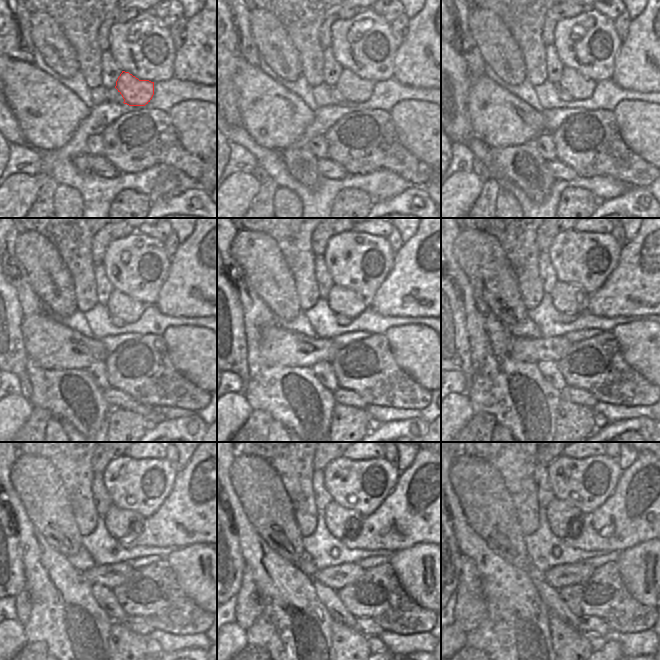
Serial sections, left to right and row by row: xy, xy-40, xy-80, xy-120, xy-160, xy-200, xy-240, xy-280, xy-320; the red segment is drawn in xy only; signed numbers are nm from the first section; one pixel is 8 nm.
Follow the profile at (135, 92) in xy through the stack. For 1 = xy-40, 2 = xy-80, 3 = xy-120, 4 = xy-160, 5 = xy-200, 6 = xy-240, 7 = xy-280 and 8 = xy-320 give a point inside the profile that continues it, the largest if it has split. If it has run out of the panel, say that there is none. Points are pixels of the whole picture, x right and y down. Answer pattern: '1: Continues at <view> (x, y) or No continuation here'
1: Continues at xy-40 (354, 88)
2: Continues at xy-80 (580, 88)
3: Continues at xy-120 (119, 304)
4: Continues at xy-160 (344, 301)
5: Continues at xy-200 (572, 300)
6: Continues at xy-240 (120, 523)
7: Continues at xy-280 (341, 522)
8: Continues at xy-320 (564, 520)

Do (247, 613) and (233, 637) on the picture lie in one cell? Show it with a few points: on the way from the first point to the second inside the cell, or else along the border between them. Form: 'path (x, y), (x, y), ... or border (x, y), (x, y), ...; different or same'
border (235, 622), (245, 630); different

